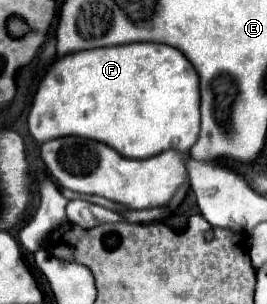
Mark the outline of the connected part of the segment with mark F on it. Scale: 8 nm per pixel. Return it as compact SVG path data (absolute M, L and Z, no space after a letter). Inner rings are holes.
M134 42L58 56L46 68L36 88L28 112L28 128L38 144L62 136L82 136L110 144L126 158L150 158L170 148L188 152L200 132L198 76L182 52L154 42Z

